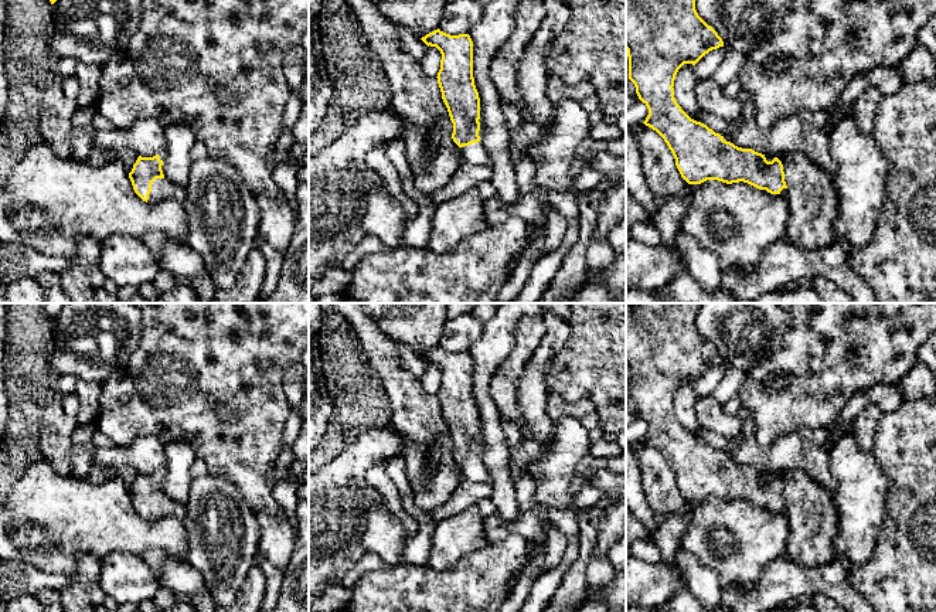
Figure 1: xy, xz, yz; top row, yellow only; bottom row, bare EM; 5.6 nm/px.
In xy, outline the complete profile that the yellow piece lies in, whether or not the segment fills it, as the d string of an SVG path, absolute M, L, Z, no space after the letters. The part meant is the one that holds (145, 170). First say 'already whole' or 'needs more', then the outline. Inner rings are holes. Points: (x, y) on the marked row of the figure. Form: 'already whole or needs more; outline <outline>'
needs more; outline M164 152L153 157L137 157L129 173L133 190L149 204L157 204L166 198L173 198L183 204L186 198L186 187L164 177L161 170L164 157Z

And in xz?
needs more; outline M439 28L421 38L440 54L438 84L453 123L453 142L463 159L477 166L491 166L480 142L480 98L473 78L473 41L469 34L450 35Z

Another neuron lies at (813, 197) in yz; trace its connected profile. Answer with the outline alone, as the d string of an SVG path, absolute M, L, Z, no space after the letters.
M806 154L777 156L789 188L790 220L786 237L803 249L824 249L834 242L833 221L838 214L838 194L833 176Z

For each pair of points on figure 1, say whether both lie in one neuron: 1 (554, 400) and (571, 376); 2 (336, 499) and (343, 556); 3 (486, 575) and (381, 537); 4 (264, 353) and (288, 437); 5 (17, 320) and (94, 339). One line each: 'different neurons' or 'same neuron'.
1: different neurons
2: same neuron
3: different neurons
4: different neurons
5: different neurons

